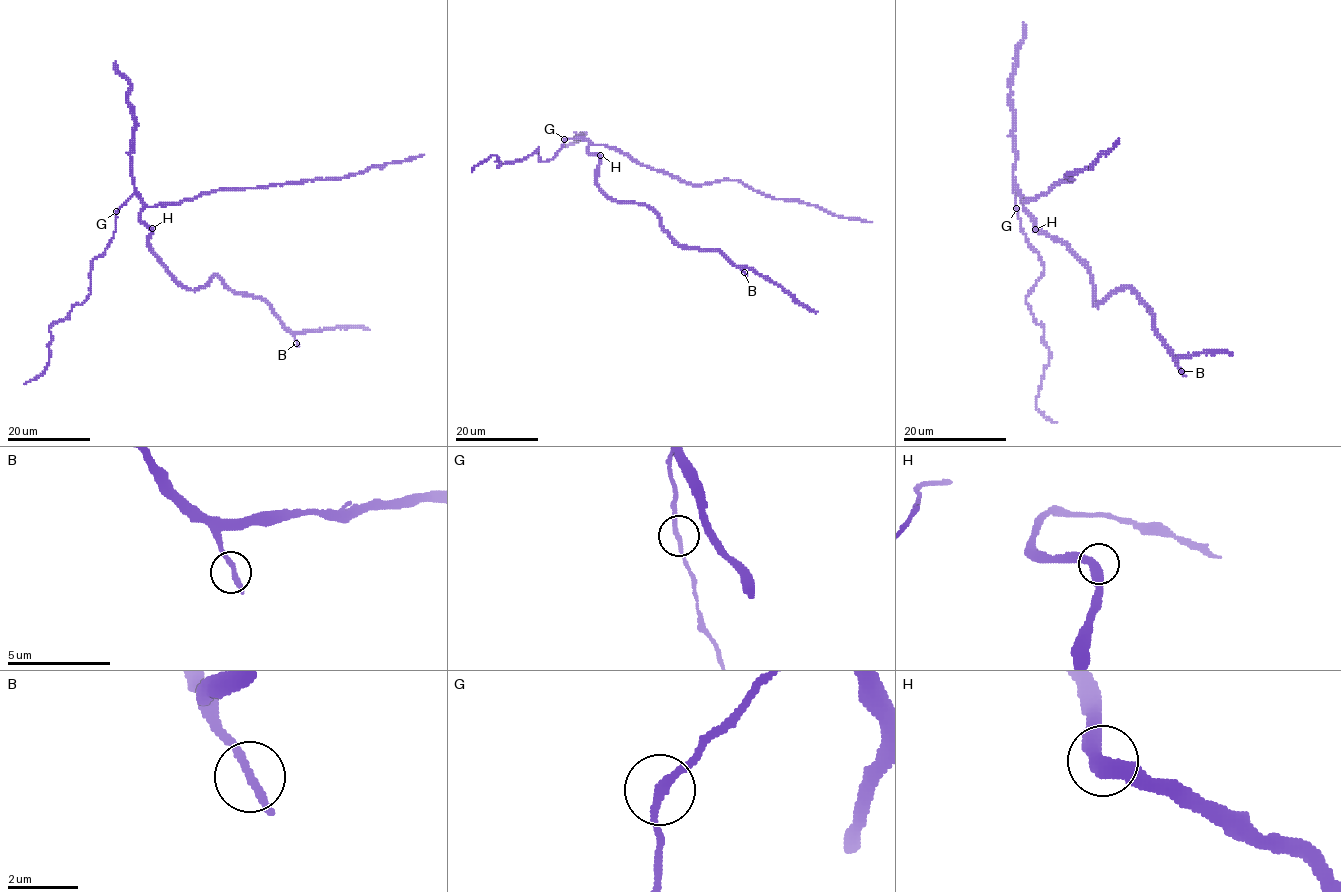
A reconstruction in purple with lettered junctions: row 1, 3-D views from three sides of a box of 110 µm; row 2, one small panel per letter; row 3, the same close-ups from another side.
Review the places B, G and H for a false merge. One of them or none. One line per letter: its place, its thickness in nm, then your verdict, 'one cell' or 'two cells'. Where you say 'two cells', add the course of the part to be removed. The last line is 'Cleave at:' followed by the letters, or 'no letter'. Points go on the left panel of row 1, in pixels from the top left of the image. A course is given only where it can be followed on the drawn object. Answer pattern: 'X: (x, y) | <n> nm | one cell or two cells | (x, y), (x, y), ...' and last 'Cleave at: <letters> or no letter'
B: (296, 343) | 220 nm | one cell
G: (116, 211) | 200 nm | one cell
H: (152, 228) | 440 nm | one cell
Cleave at: no letter

